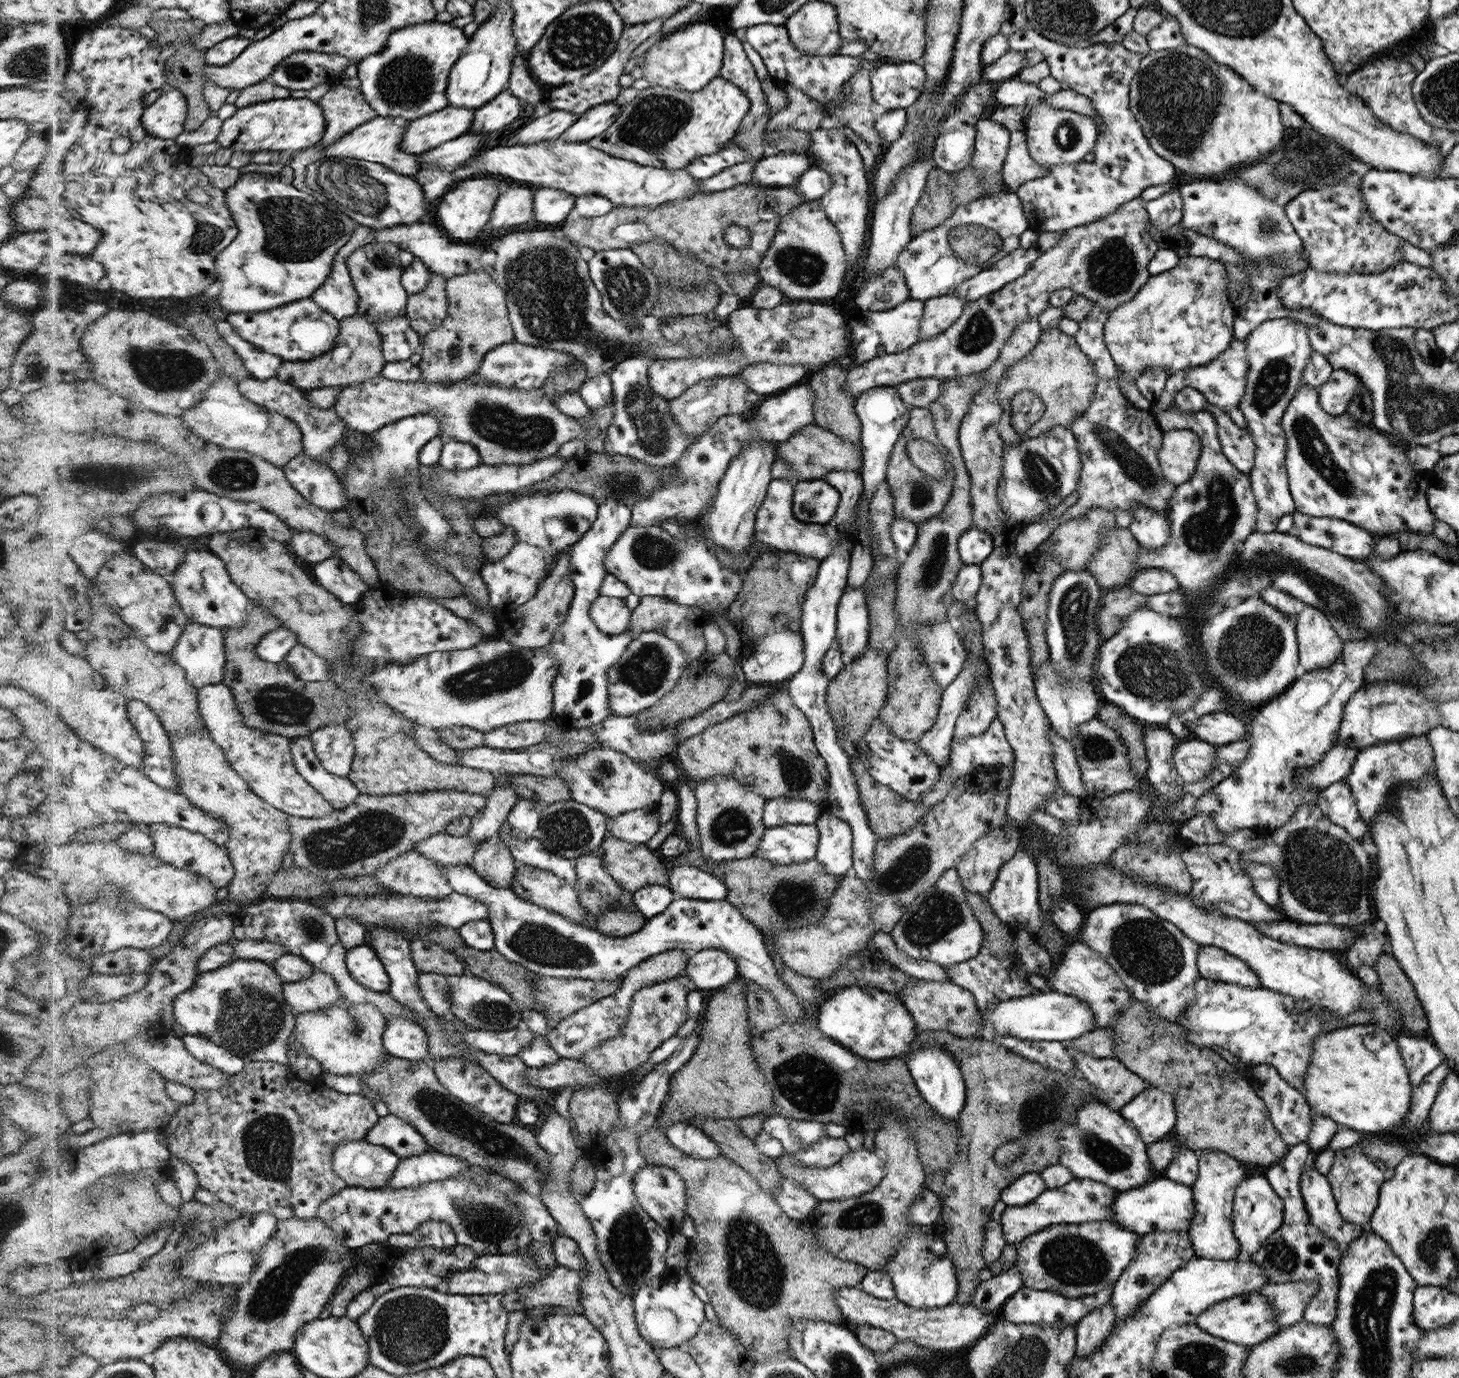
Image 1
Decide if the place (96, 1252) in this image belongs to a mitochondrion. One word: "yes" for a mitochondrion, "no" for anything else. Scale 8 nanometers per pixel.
no

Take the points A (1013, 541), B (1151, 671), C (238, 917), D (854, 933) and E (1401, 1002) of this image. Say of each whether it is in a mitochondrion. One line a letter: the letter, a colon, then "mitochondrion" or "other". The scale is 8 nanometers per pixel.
A: other
B: mitochondrion
C: other
D: other
E: mitochondrion

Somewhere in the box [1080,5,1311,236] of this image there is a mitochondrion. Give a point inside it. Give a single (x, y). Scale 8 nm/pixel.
(1174, 94)

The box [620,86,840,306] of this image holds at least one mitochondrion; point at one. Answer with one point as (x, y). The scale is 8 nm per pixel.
(800, 265)

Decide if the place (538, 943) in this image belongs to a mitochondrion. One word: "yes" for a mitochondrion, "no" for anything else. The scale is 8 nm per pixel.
yes

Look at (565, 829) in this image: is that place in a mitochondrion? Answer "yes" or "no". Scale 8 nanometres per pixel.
yes

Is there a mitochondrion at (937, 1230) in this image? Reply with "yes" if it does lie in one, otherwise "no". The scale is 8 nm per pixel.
no

